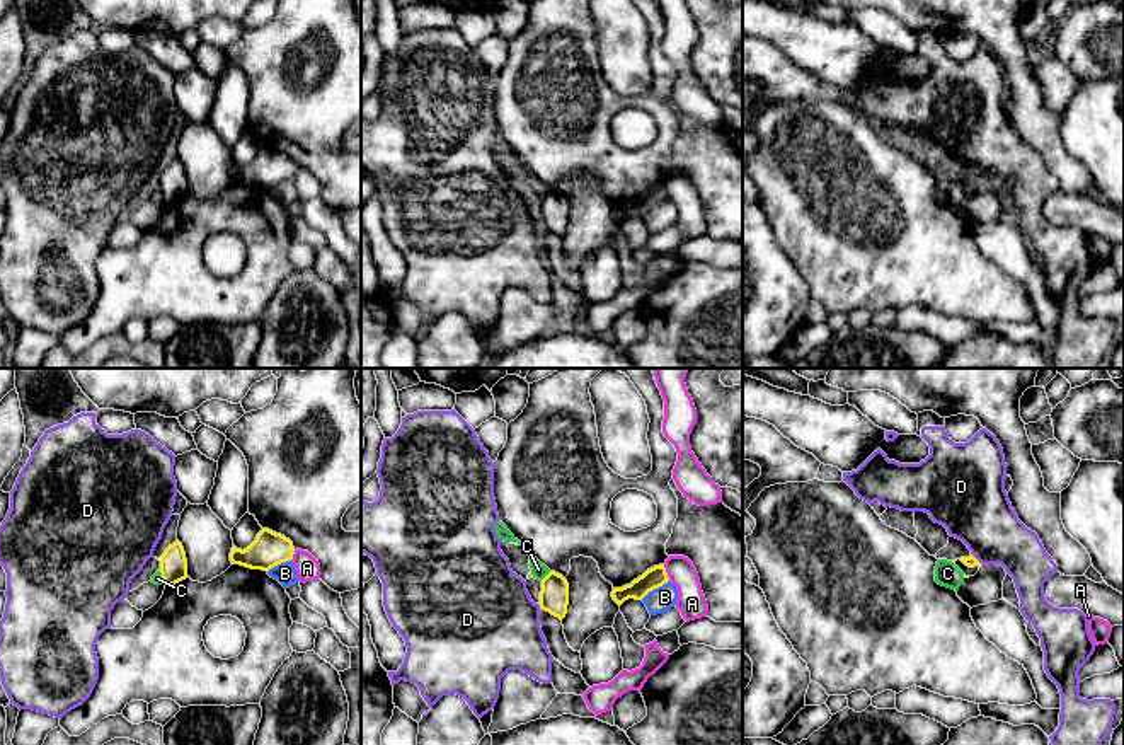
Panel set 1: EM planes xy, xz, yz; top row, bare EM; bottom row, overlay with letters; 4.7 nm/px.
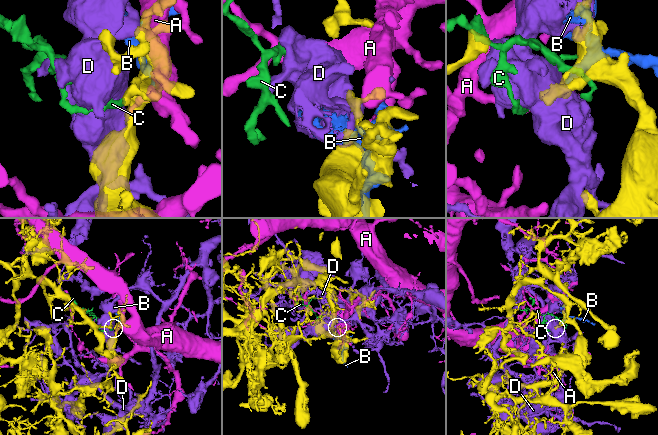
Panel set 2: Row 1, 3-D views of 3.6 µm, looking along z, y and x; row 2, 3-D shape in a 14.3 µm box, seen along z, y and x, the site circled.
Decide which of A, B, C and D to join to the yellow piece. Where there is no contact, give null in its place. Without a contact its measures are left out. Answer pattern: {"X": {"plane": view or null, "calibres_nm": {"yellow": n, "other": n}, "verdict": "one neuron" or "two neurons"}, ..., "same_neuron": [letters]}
{"A": {"plane": "xz", "calibres_nm": {"yellow": 100, "other": 140}, "verdict": "two neurons"}, "B": {"plane": "xz", "calibres_nm": {"yellow": 100, "other": 120}, "verdict": "two neurons"}, "C": {"plane": "xz", "calibres_nm": {"yellow": 140, "other": 70}, "verdict": "two neurons"}, "D": {"plane": "xz", "calibres_nm": {"yellow": 140, "other": 460}, "verdict": "two neurons"}, "same_neuron": []}

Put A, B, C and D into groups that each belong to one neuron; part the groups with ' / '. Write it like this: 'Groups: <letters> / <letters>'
Groups: A / B D / C

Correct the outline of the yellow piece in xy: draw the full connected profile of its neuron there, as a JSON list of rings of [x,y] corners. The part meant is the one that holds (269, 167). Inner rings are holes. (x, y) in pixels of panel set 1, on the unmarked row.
[[[262,147],[247,167],[232,165],[232,182],[250,188],[269,189],[271,186],[291,179],[295,172],[293,160],[281,152]]]

